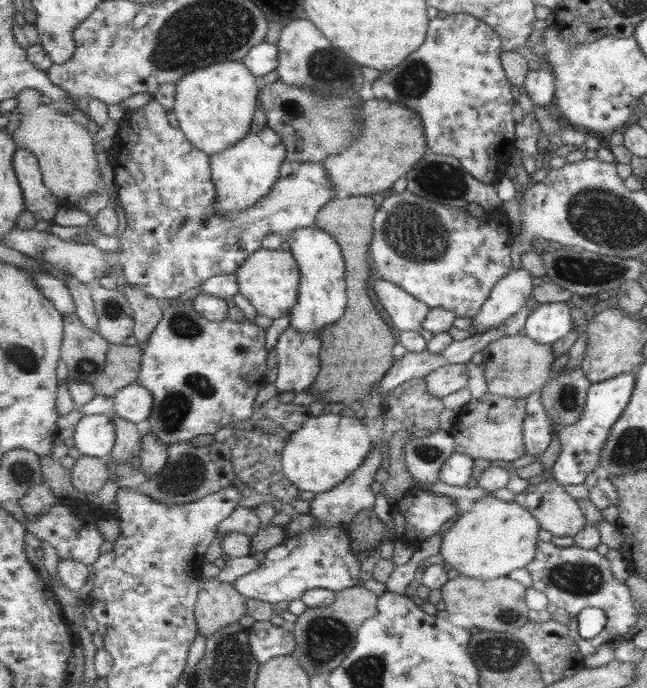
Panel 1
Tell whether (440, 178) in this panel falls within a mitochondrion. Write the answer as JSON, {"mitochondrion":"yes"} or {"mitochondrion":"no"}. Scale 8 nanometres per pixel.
{"mitochondrion":"yes"}

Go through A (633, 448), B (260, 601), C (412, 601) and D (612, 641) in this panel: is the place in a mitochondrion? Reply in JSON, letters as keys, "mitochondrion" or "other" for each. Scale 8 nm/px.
{"A":"mitochondrion","B":"other","C":"other","D":"other"}

